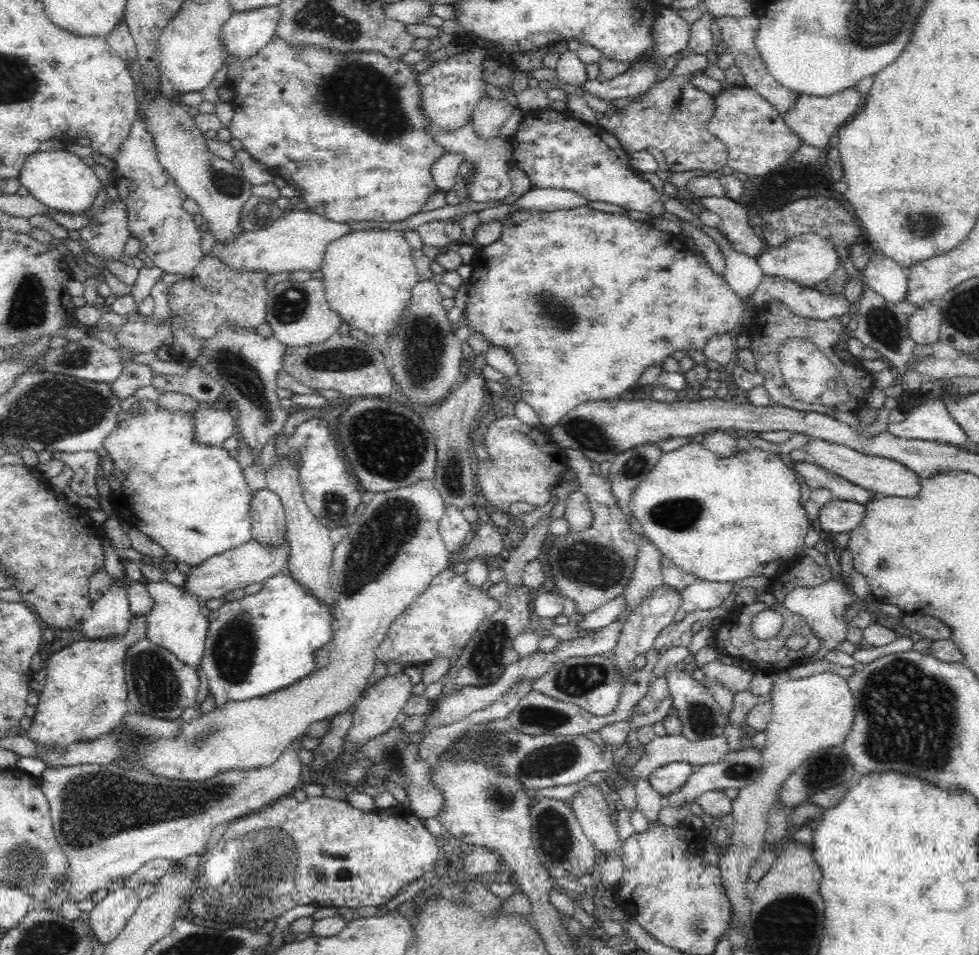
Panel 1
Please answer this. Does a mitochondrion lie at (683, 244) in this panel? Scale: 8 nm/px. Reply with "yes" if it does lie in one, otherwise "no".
no

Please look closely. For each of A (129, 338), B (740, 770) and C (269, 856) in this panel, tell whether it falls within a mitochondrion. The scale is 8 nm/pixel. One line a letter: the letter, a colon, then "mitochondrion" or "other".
A: other
B: mitochondrion
C: mitochondrion

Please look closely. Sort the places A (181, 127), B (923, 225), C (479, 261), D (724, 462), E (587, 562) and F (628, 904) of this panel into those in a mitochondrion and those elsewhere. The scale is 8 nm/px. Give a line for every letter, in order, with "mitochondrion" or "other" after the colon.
A: mitochondrion
B: mitochondrion
C: other
D: other
E: mitochondrion
F: other

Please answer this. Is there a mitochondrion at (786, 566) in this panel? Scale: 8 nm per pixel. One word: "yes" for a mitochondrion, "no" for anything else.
no

